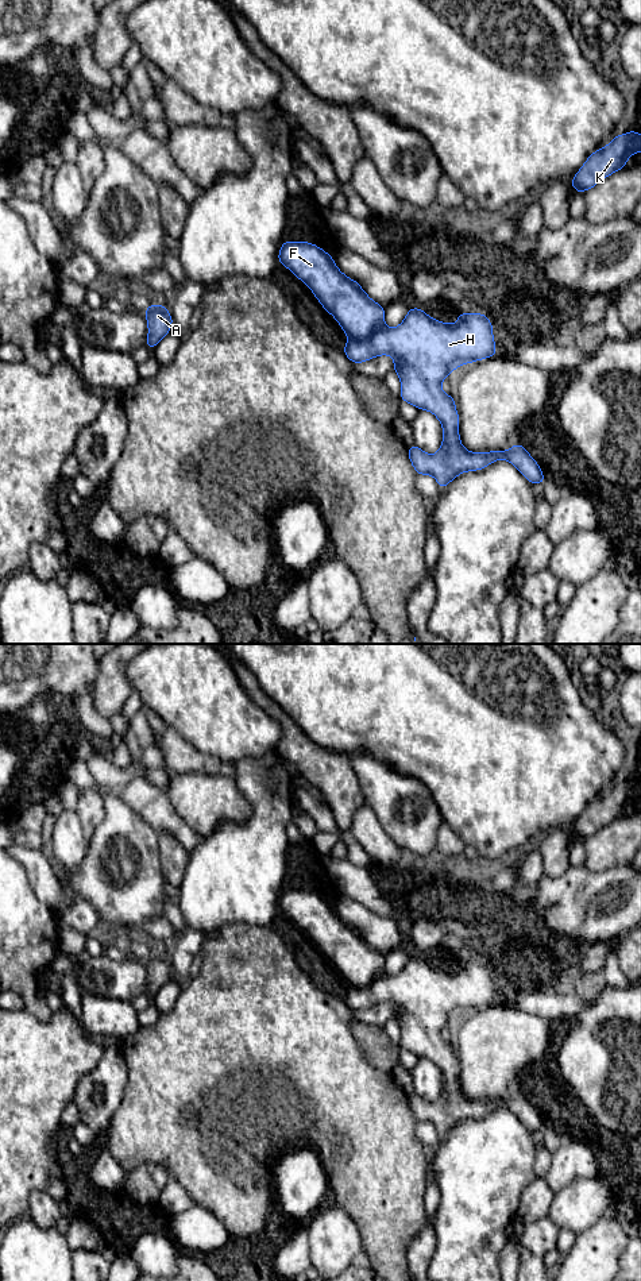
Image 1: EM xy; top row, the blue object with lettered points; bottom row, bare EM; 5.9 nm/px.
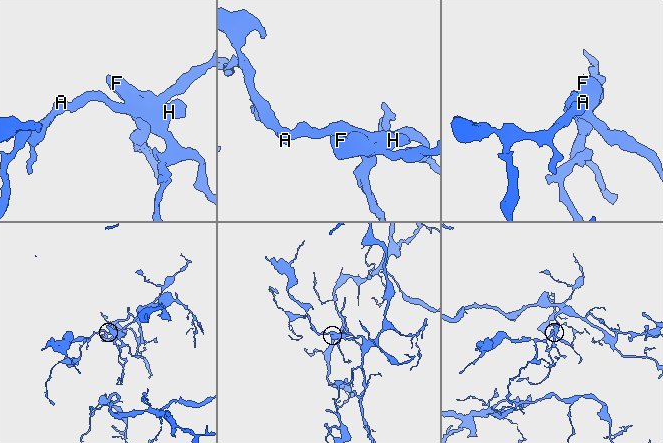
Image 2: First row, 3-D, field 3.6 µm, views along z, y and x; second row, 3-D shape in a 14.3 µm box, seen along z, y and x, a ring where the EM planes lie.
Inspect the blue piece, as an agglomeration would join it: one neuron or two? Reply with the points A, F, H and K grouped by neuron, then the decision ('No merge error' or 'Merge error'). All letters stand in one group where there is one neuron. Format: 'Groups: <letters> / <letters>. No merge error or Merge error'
Groups: A F H K. No merge error

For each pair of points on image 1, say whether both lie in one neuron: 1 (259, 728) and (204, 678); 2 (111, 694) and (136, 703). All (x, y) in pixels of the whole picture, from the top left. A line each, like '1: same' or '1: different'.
1: same
2: different

